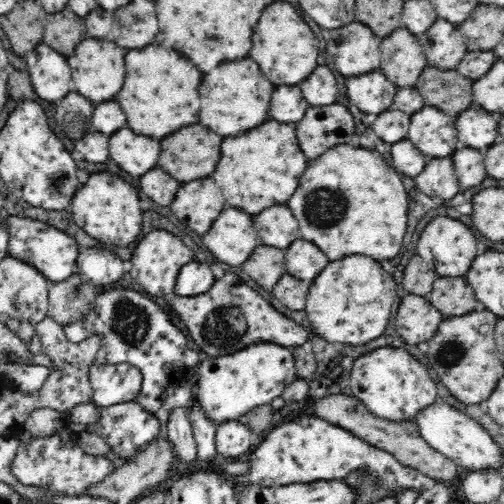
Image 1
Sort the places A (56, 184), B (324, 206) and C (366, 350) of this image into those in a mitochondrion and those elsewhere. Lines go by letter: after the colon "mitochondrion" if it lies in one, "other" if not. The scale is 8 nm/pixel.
A: mitochondrion
B: mitochondrion
C: other

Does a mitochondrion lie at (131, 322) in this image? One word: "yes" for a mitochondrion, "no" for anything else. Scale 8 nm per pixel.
yes

